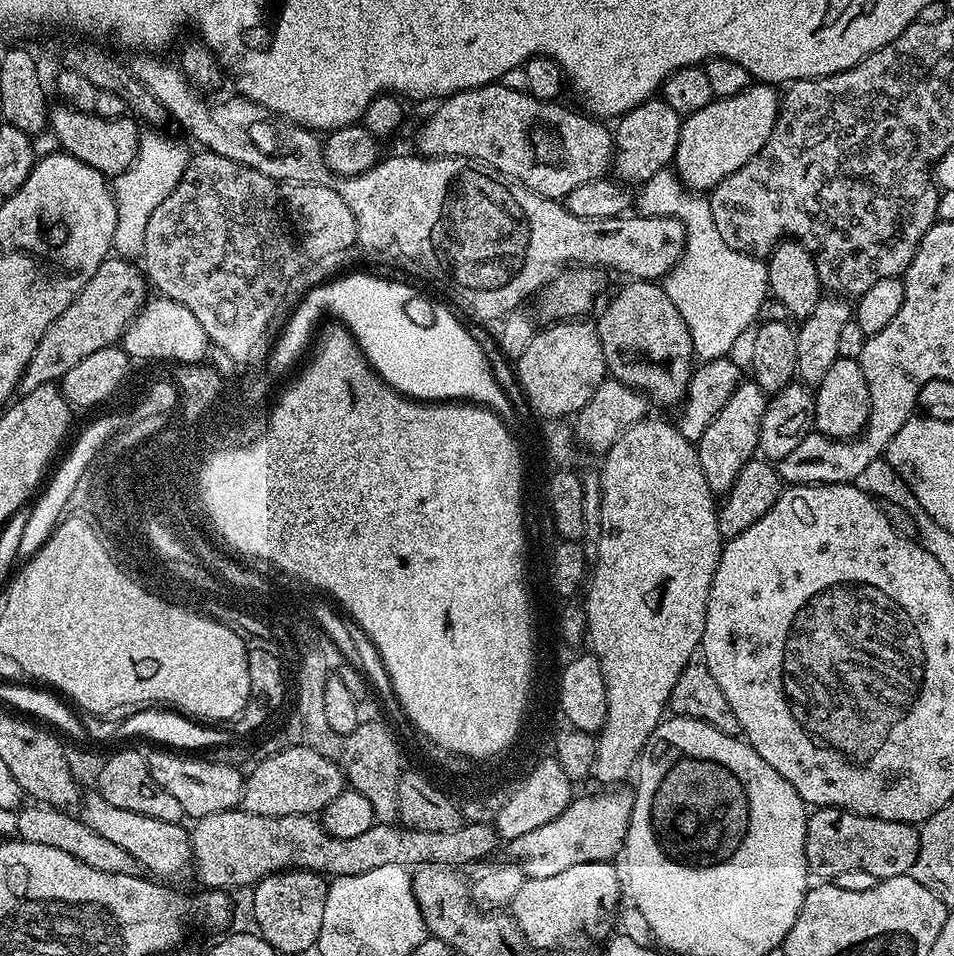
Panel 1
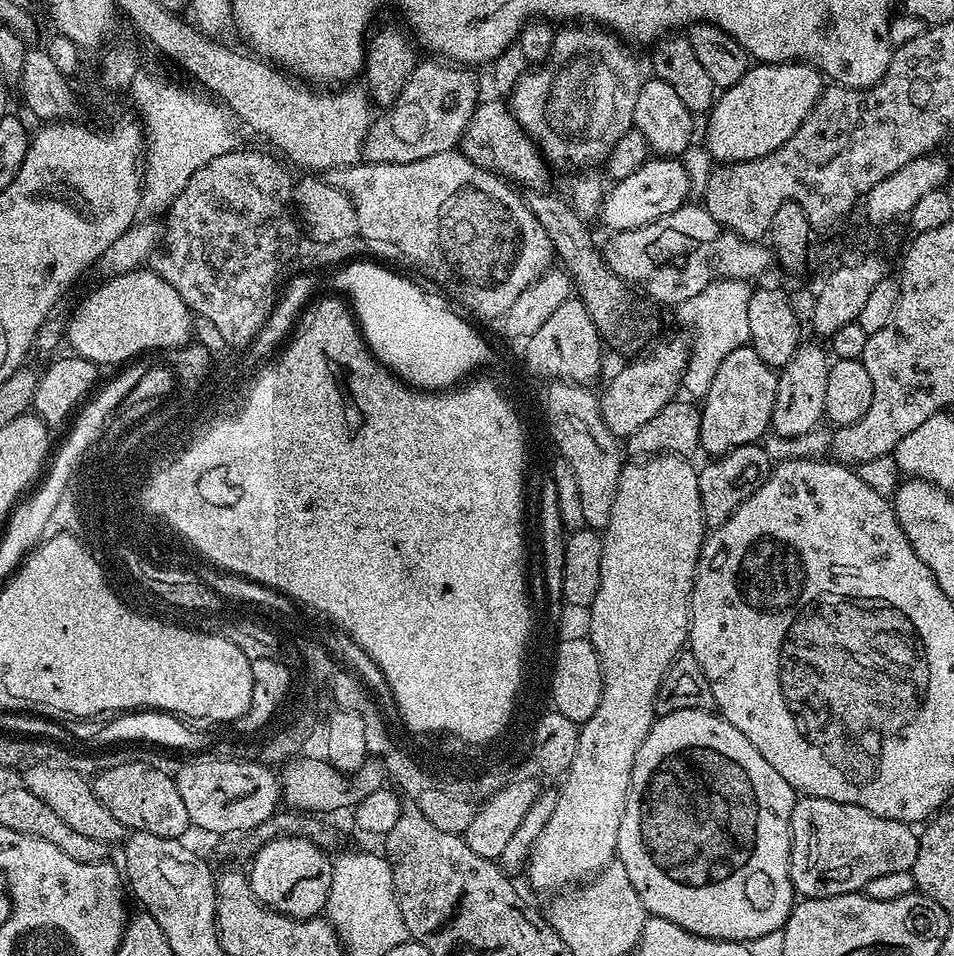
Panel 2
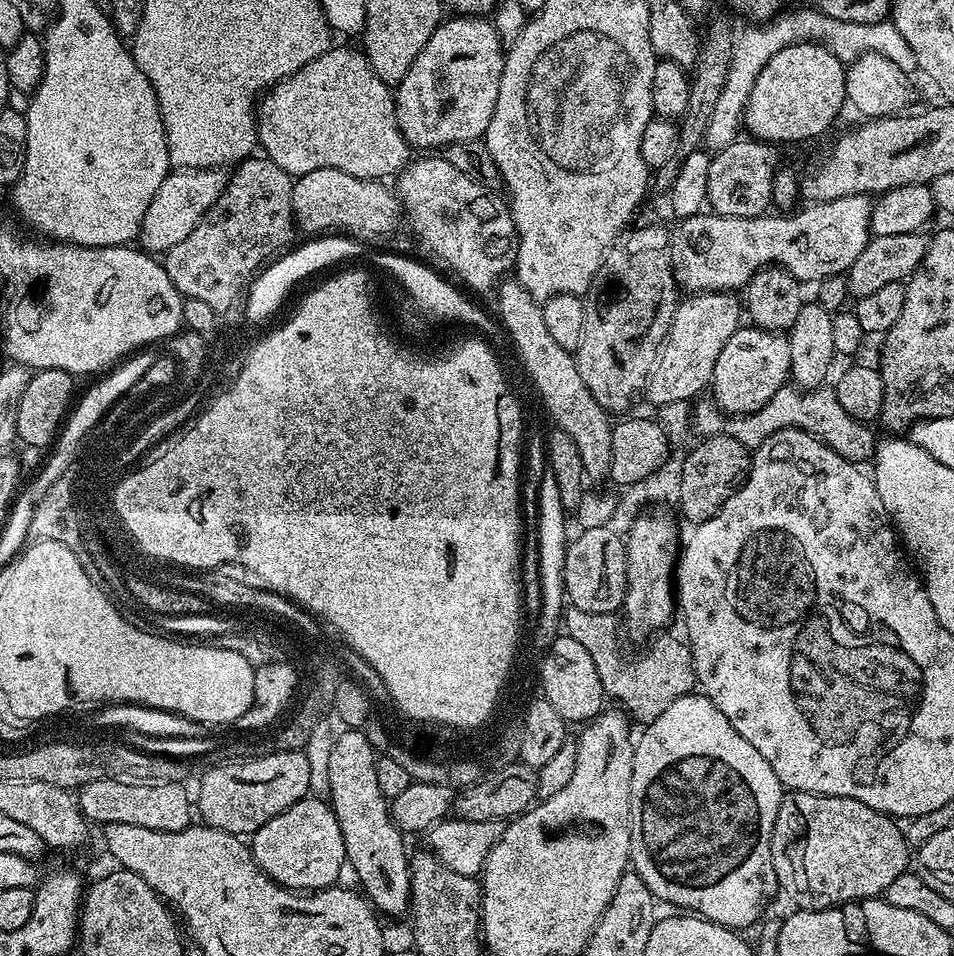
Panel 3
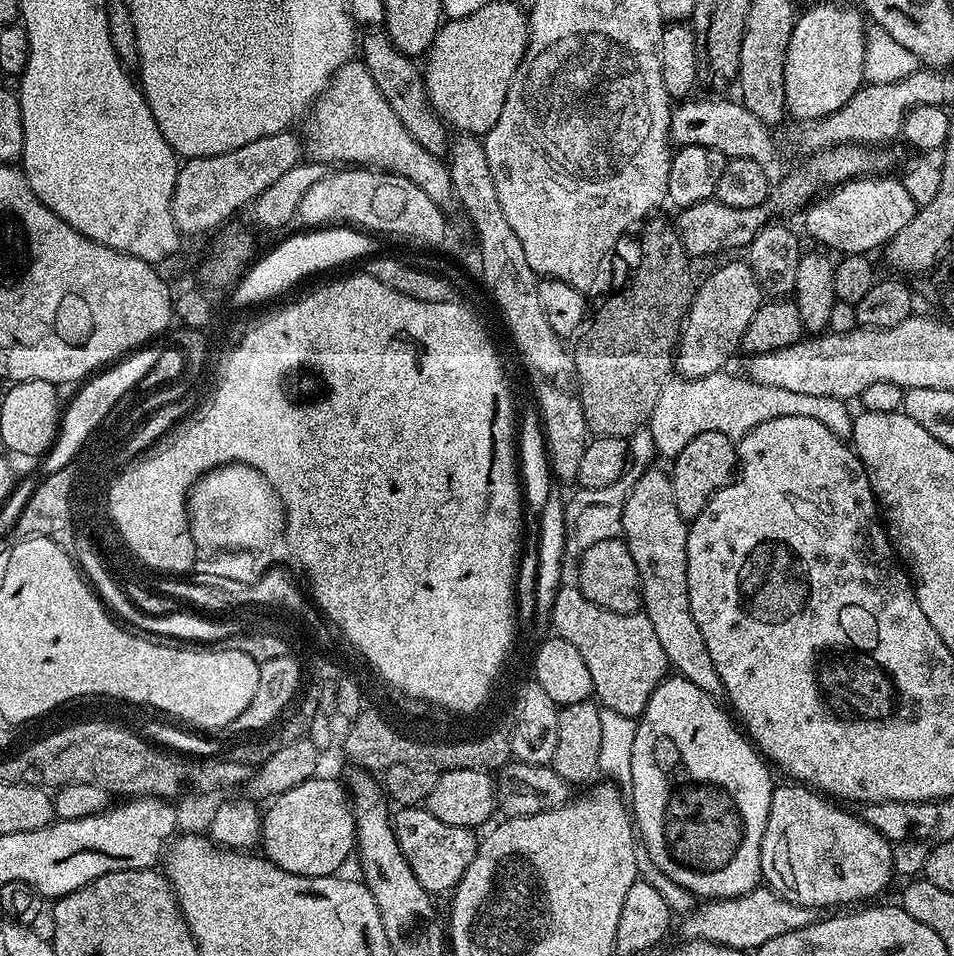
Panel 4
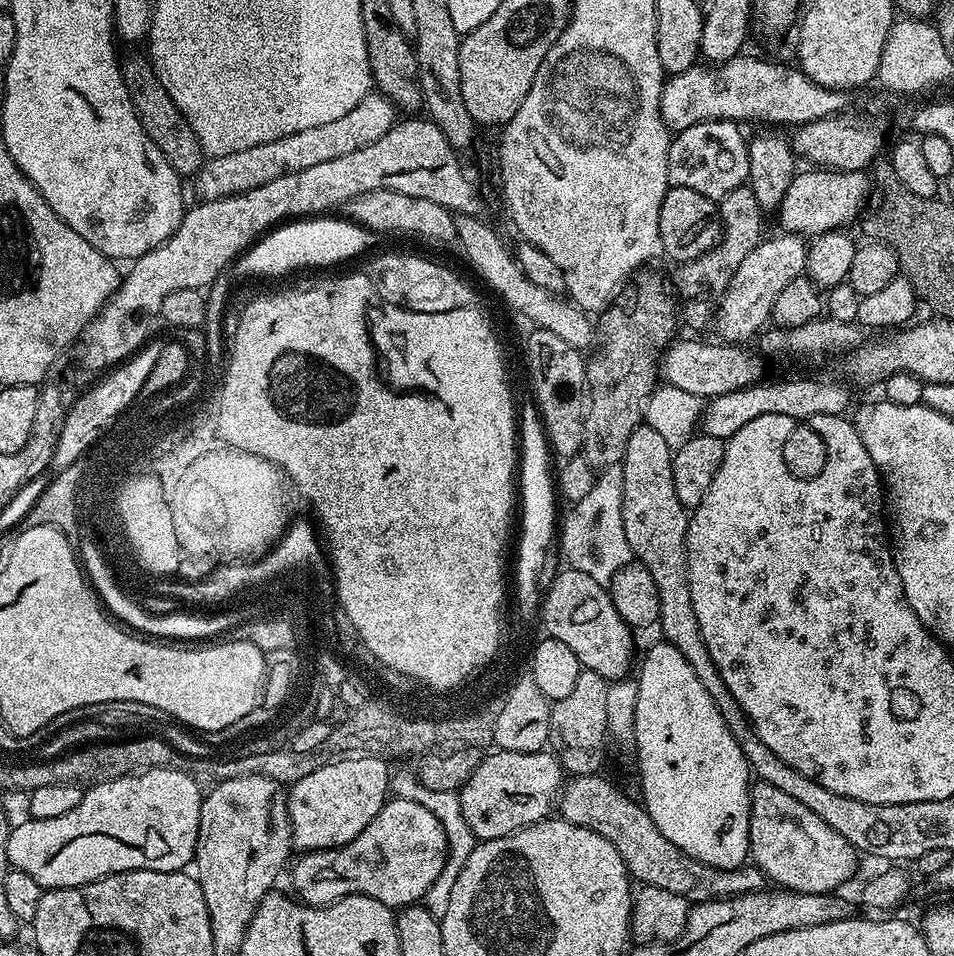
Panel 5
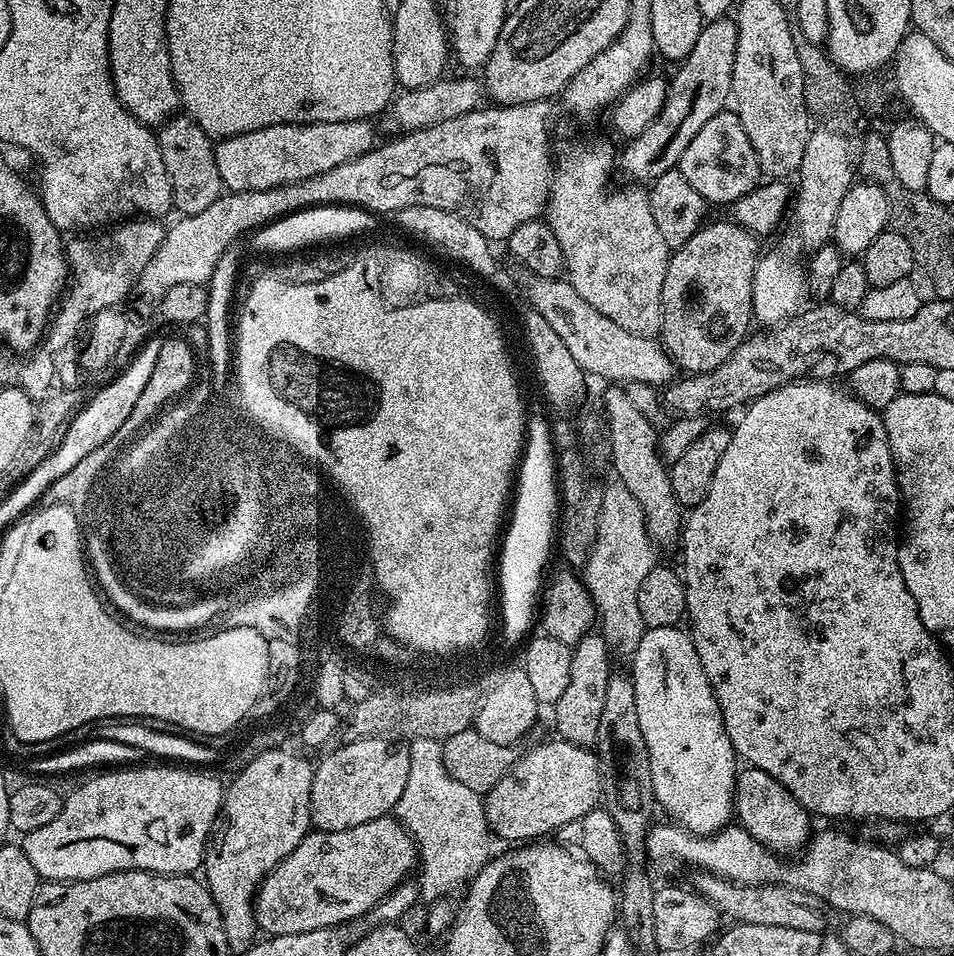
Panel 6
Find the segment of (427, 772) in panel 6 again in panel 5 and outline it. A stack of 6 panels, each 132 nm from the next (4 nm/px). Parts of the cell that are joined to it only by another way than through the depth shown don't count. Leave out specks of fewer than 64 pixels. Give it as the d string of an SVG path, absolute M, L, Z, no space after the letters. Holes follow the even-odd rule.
M413 769L396 771L390 778L391 793L399 800L418 802L420 806L425 806L440 822L443 829L446 830L446 838L448 844L448 861L444 863L442 874L434 880L430 886L430 890L424 896L424 907L436 919L445 916L447 907L450 904L450 893L457 882L457 876L461 873L462 866L465 865L466 859L470 856L477 846L476 836L470 830L470 826L466 823L466 818L462 815L461 802L457 791L434 791L428 787L422 786L420 780L417 779Z

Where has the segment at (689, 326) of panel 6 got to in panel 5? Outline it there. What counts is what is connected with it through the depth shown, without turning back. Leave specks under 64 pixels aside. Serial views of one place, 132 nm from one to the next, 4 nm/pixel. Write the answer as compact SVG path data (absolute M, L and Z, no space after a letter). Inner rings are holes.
M745 186L738 190L730 190L718 202L718 219L722 225L720 240L716 247L709 252L703 252L699 258L691 261L687 266L680 266L676 272L676 288L674 292L681 301L692 307L696 316L711 317L714 312L714 305L723 296L724 291L730 286L730 278L738 266L754 246L758 246L762 239L760 231L764 228L765 213L761 212L758 206L758 198L752 193L751 187Z

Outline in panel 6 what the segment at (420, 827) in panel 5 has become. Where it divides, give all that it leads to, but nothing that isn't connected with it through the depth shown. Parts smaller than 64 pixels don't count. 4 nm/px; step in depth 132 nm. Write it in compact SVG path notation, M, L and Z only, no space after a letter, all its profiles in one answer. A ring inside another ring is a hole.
M392 814L337 832L309 831L257 888L254 907L259 931L281 936L359 921L390 890L405 883L408 871L417 864L417 843Z

